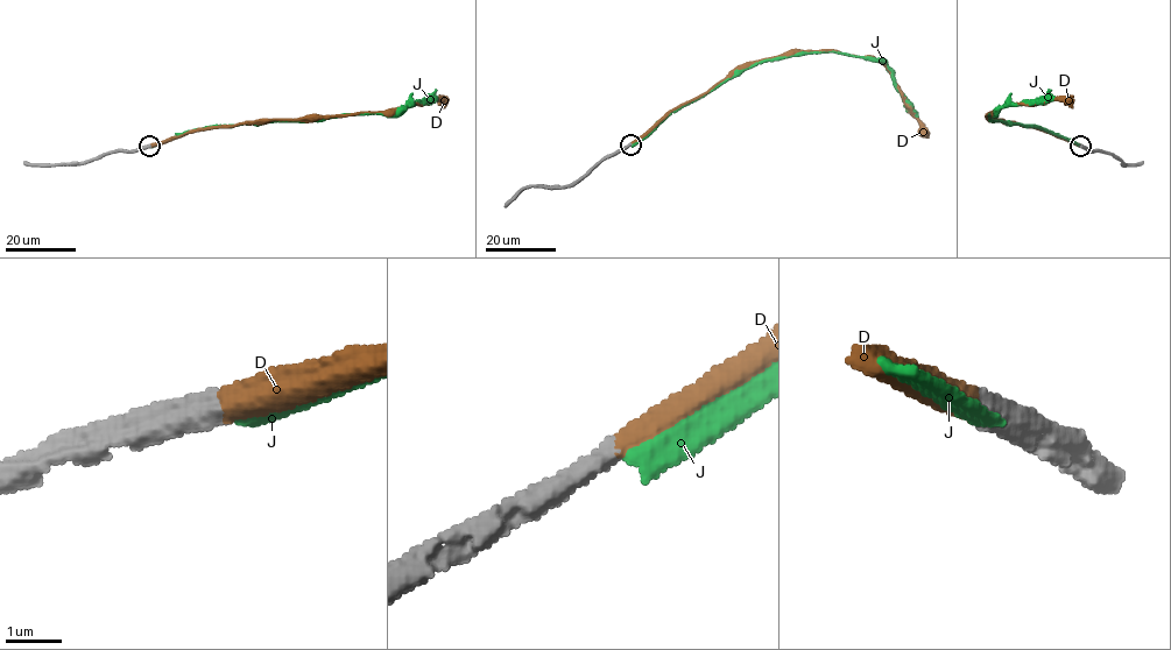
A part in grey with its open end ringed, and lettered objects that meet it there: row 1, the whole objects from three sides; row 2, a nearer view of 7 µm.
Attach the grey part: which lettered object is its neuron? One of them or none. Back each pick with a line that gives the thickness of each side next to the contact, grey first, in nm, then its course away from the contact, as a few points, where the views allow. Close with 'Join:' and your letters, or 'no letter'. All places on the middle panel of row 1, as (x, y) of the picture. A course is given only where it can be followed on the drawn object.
D: calibres 480 and 440 nm; course (630, 145), (671, 111), (711, 90), (735, 71), (764, 59), (823, 50), (873, 56), (879, 61), (925, 136)
Join: D

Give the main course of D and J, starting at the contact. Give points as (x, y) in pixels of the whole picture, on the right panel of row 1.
D: (1081, 146), (1037, 128), (986, 115), (1007, 105), (1041, 104), (1050, 99), (1065, 100), (1072, 107)
J: (1081, 146), (1036, 127), (993, 120), (988, 114), (1002, 106), (1046, 103), (1053, 97)

